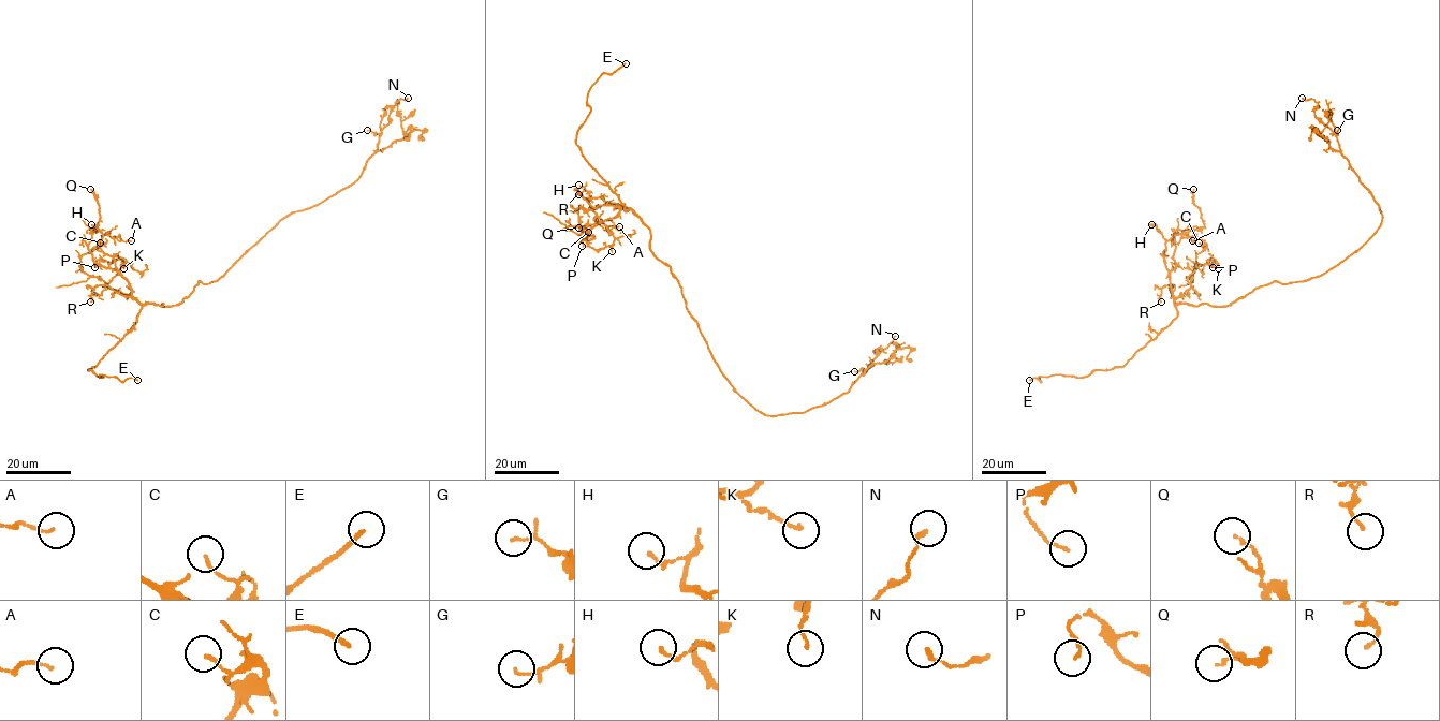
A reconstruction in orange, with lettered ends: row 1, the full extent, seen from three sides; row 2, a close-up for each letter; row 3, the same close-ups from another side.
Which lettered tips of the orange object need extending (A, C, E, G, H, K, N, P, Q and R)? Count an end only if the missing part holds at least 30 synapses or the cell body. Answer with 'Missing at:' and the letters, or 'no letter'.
Missing at: E

